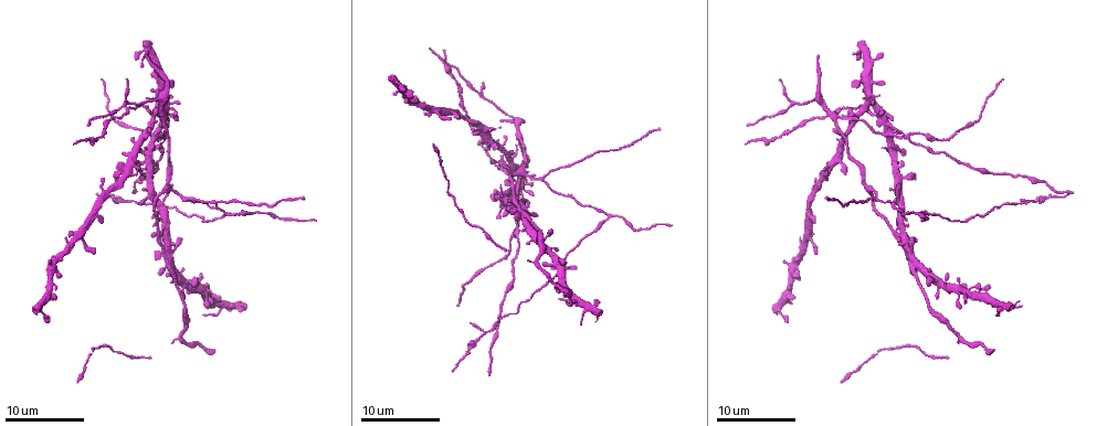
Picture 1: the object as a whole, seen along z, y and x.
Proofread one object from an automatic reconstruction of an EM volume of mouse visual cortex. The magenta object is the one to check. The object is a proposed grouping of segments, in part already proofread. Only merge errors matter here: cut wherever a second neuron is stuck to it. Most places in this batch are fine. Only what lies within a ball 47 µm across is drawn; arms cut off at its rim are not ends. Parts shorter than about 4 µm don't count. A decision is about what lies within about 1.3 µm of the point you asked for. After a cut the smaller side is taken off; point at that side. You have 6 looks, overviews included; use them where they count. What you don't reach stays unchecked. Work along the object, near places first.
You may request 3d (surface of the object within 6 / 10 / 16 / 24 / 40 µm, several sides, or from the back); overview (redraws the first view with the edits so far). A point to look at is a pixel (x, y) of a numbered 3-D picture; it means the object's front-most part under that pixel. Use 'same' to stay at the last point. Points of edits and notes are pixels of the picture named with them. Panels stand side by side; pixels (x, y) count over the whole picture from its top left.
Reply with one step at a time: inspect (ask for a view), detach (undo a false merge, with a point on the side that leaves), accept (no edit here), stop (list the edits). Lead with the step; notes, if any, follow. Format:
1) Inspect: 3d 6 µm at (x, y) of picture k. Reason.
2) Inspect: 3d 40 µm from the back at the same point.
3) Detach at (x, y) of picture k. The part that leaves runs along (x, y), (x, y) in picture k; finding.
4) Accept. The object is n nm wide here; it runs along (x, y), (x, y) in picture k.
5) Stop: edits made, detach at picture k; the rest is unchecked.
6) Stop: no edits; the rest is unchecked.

Inspect: 3d 16 µm at (516, 151) of picture 1. Two arms in line, one across.

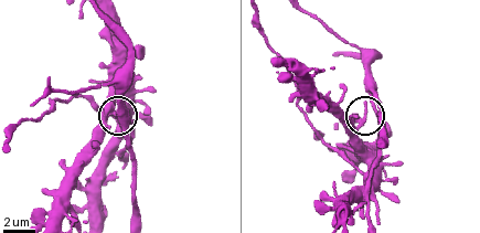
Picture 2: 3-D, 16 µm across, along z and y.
Inspect: 3d 6 µm at (365, 114) of picture 2.

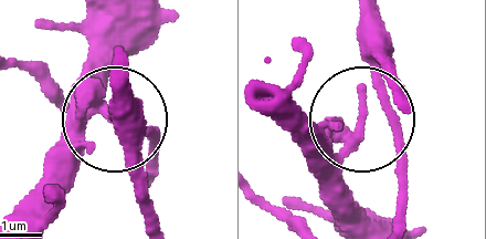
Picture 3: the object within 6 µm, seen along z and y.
Accept. 3 arms meet here; all the same neuron.

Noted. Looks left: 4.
Inspect: 3d 10 µm at (157, 96) of picture 1.

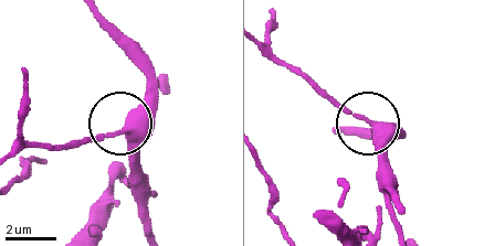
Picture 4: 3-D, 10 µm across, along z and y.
Inspect: 3d 6 µm at (375, 127) of picture 4. Closer look.

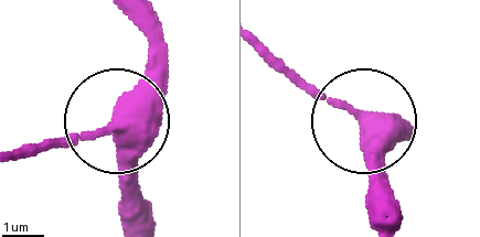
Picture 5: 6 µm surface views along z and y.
Accept. It runs along (142, 221), (121, 105), (149, 63), (153, 24) in picture 5; one neuron here.

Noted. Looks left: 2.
Inspect: 3d 16 µm at (254, 212) of picture 1. Thin arm on a thick one.

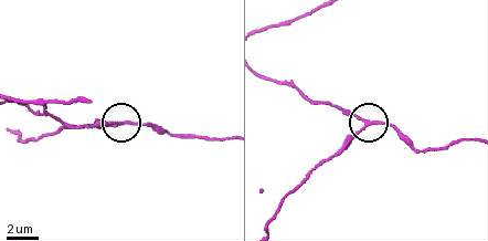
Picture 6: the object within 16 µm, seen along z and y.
Detach at (349, 137) of picture 6. The object is 170 nm wide here; two neurons meet here.

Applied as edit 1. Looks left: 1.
Stop: edits made, detach at picture 6; the rest is unchecked.

